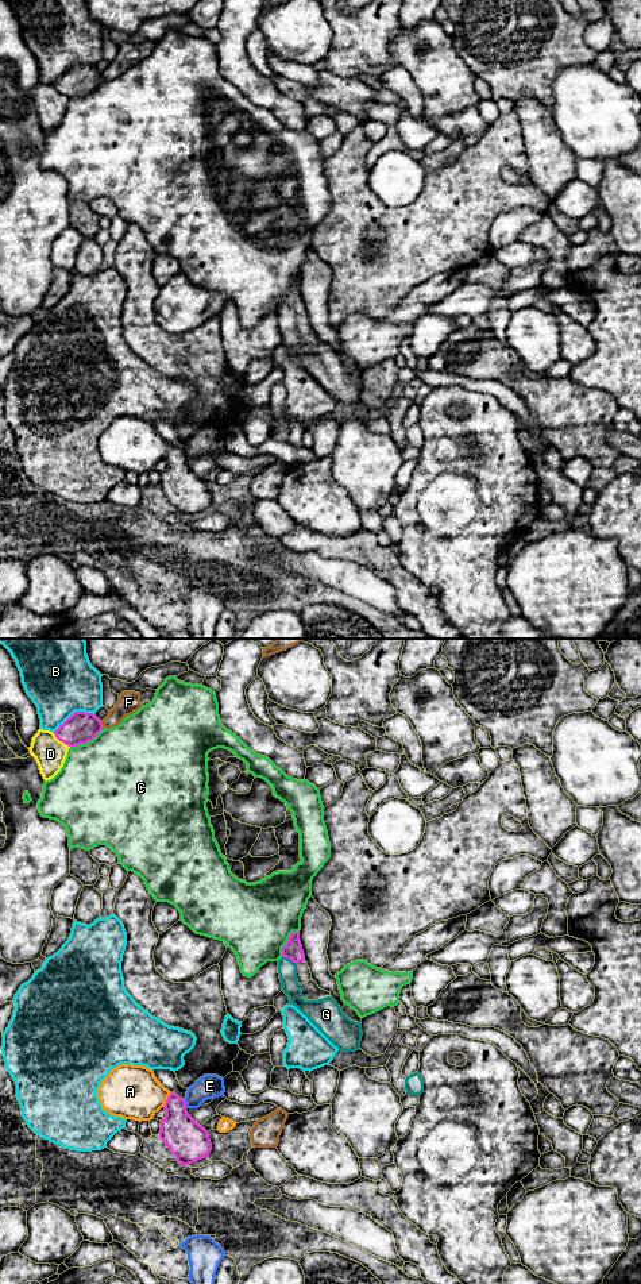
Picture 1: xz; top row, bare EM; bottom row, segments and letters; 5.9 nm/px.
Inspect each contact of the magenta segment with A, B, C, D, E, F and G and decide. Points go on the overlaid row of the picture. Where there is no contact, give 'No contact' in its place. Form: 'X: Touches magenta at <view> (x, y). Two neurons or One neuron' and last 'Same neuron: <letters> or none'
A: Touches magenta at xz (168, 1099). Two neurons
B: Touches magenta at xz (74, 712). Two neurons
C: Touches magenta at xz (87, 741). Two neurons
D: Touches magenta at xz (61, 740). Two neurons
E: Touches magenta at xz (185, 1103). Two neurons
F: Touches magenta at xz (101, 725). Two neurons
G: Touches magenta at xz (289, 957). One neuron
Same neuron: G

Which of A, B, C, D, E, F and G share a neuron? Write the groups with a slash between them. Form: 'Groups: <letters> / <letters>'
Groups: A / B / C / D / E / F / G

